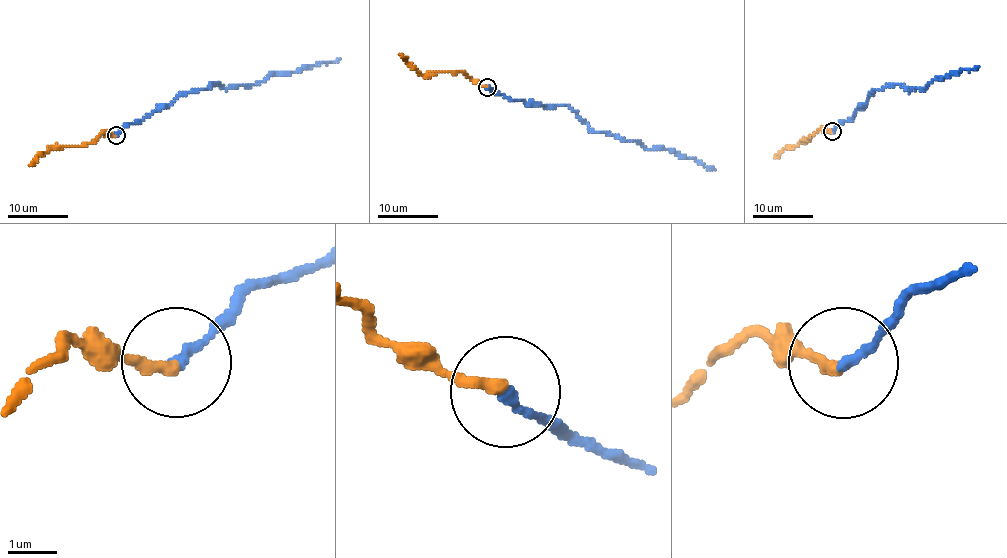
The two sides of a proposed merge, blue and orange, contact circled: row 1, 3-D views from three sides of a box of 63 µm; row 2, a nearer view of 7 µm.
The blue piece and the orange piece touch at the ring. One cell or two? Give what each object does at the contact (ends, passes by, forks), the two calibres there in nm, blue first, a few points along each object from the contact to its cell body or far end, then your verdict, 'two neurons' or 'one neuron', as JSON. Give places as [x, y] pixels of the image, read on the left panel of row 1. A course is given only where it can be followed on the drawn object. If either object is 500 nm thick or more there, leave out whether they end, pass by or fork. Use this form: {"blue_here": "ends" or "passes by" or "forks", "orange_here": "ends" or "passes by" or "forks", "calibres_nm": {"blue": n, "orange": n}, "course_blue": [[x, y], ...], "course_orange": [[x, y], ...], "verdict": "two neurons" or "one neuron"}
{"blue_here": "ends", "orange_here": "ends", "calibres_nm": {"blue": 200, "orange": 240}, "course_blue": [[115, 135], [195, 90], [216, 83], [224, 89], [254, 84], [273, 73], [341, 58]], "course_orange": [[115, 135], [102, 132], [94, 140], [81, 145], [49, 148], [28, 164]], "verdict": "one neuron"}

